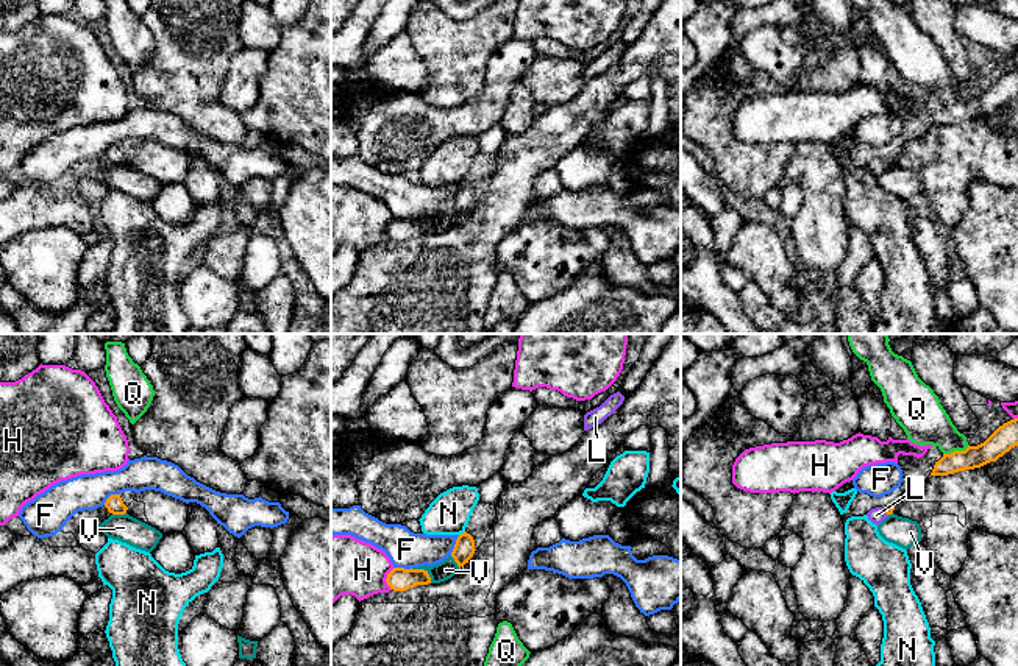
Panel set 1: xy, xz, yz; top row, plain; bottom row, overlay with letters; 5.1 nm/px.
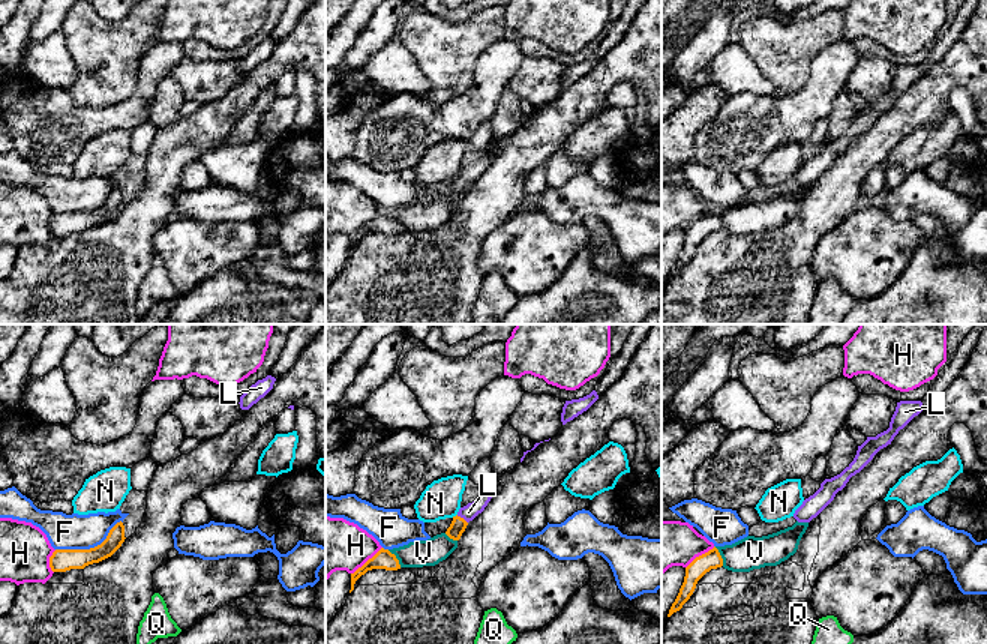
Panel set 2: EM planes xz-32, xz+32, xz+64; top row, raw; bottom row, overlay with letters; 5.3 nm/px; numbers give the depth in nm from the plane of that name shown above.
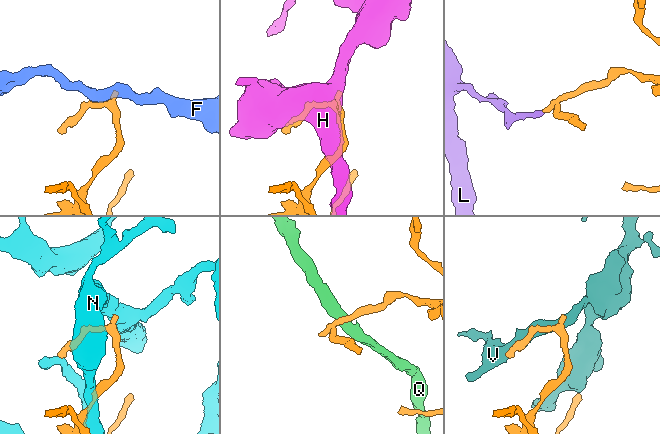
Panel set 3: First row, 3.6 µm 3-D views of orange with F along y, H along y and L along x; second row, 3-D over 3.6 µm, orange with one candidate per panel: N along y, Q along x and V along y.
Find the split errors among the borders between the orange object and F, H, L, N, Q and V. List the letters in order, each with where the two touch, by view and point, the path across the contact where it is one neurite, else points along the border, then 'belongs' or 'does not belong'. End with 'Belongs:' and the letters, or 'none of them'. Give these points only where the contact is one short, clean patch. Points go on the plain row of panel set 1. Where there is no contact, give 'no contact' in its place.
F: contact xz (455, 195); border xz (459, 186), (450, 205); does not belong
H: contact xz (386, 230); does not belong
L: contact yz (886, 162); way yz (889, 161), (886, 162), (876, 166); belongs
N: contact xz (461, 184); does not belong
Q: contact yz (956, 102); border yz (968, 95), (964, 100), (943, 105); does not belong
V: contact xz (423, 220); does not belong
Belongs: L

